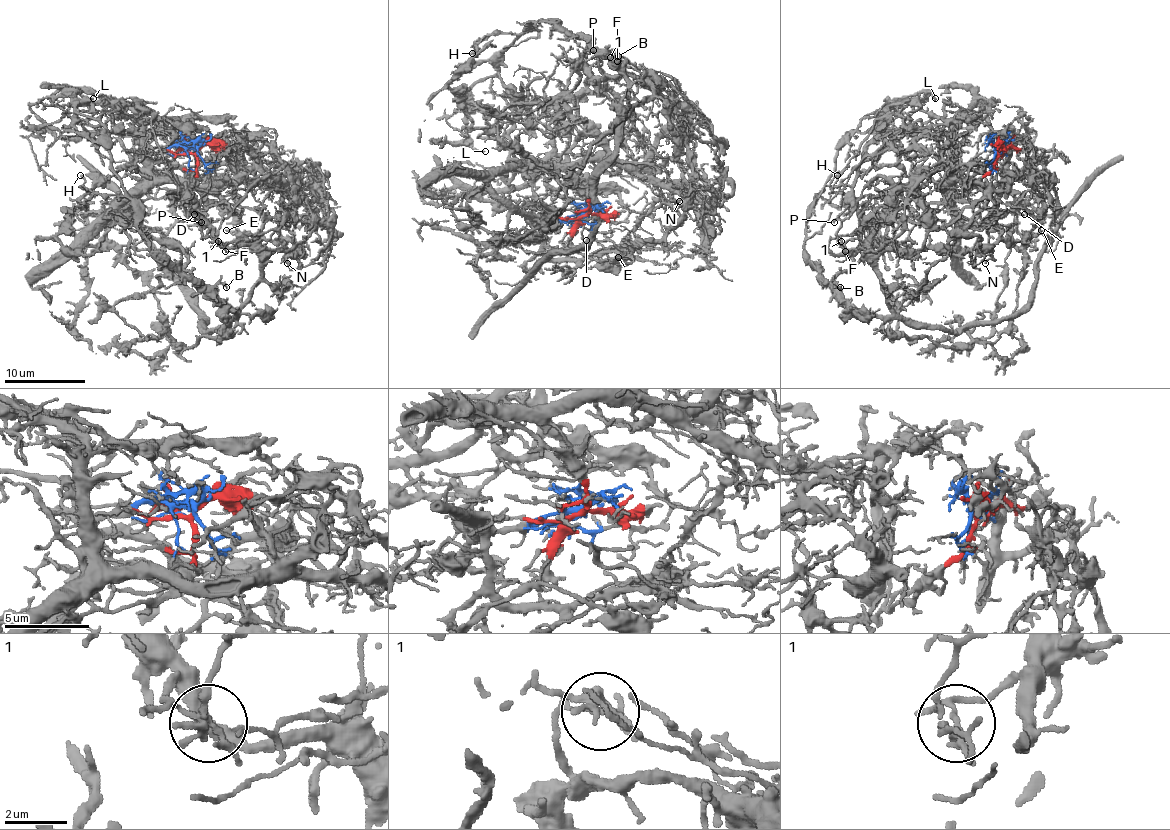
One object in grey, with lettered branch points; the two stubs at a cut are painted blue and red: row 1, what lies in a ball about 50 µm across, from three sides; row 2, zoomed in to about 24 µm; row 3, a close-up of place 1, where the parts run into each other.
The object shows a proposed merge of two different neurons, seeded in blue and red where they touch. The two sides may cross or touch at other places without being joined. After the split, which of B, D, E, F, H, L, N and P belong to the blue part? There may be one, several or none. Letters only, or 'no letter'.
no letter

